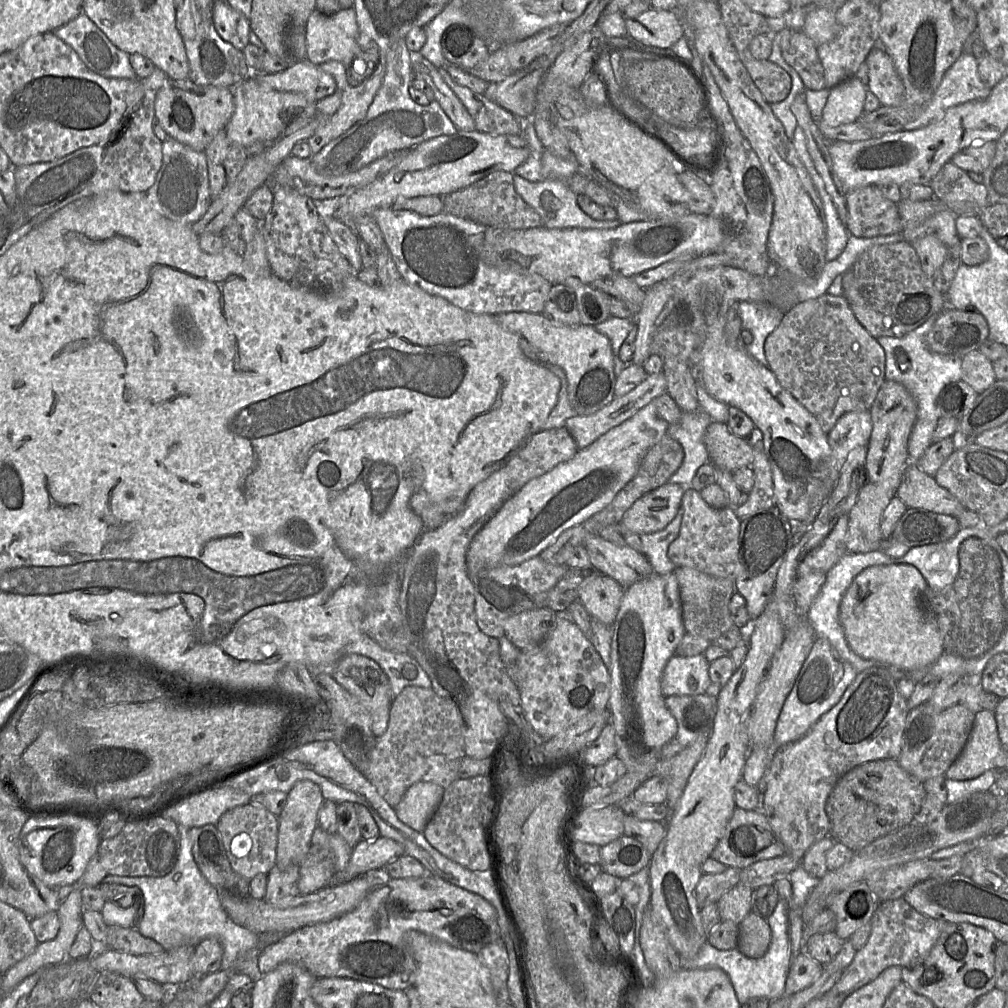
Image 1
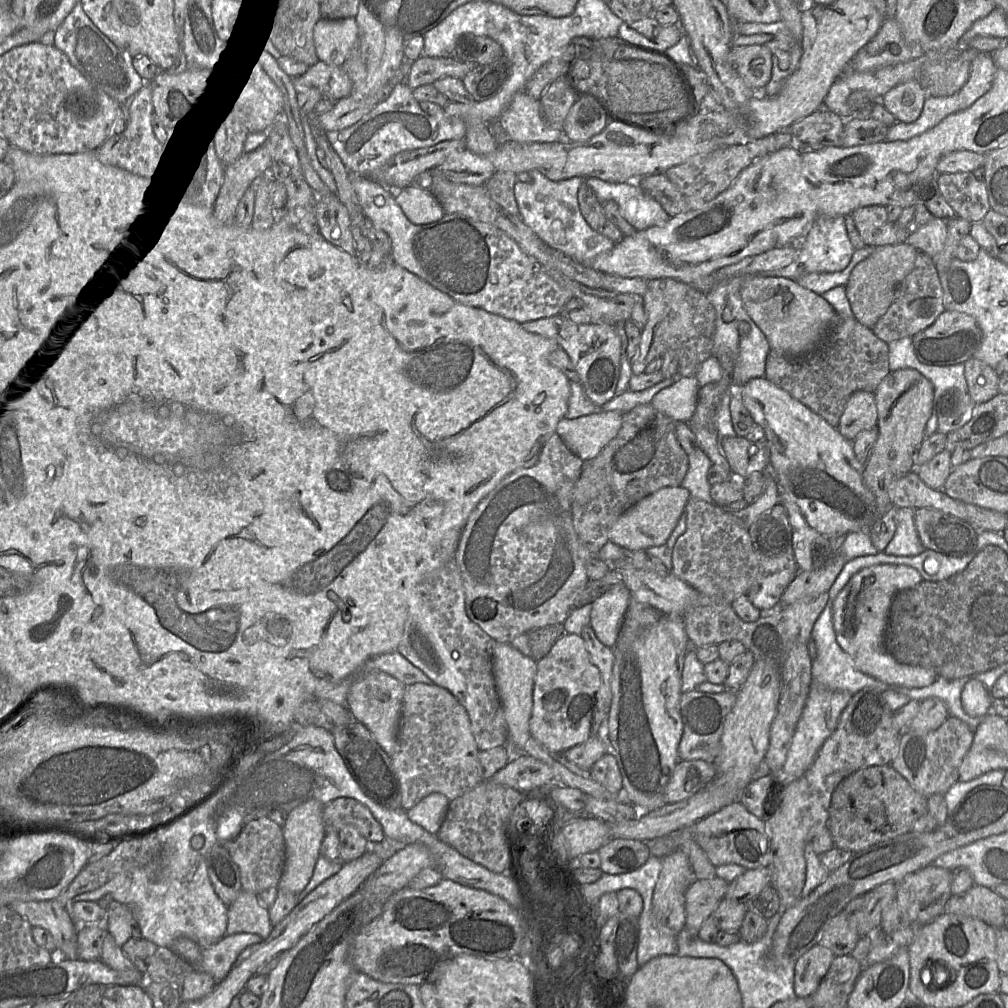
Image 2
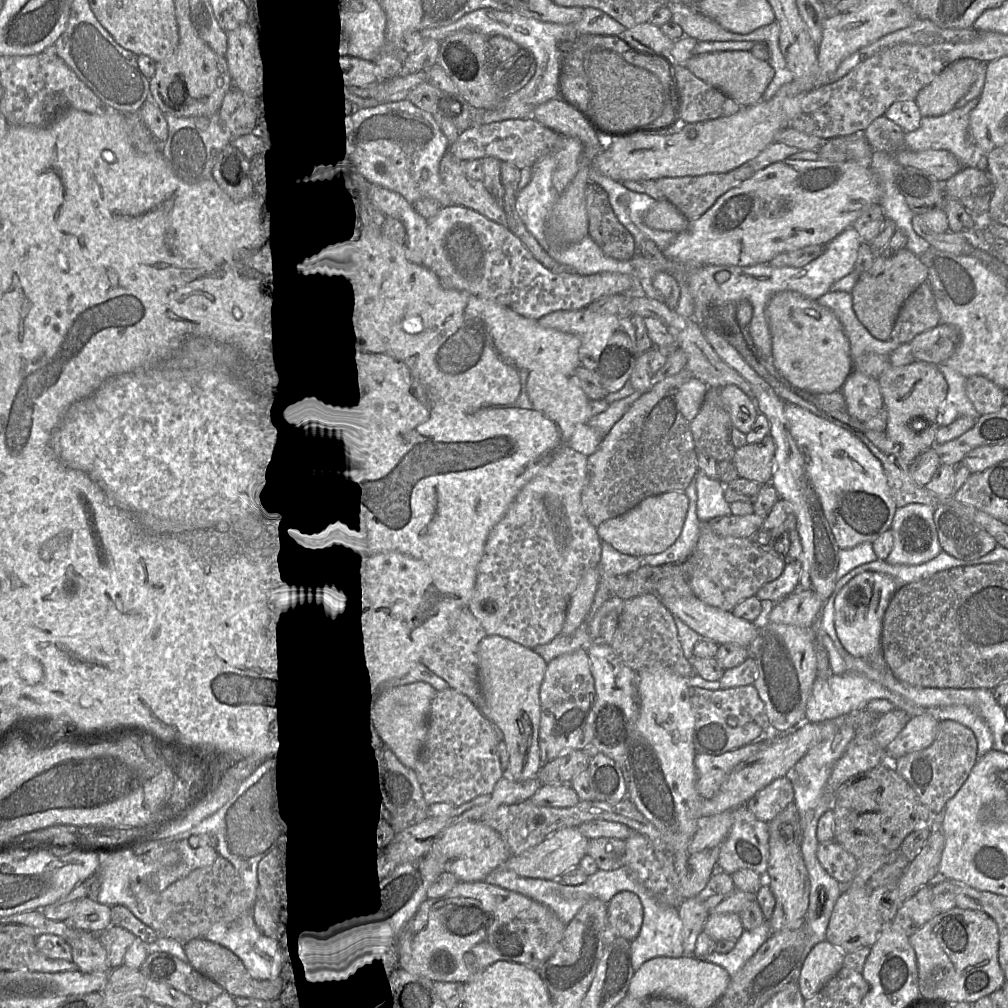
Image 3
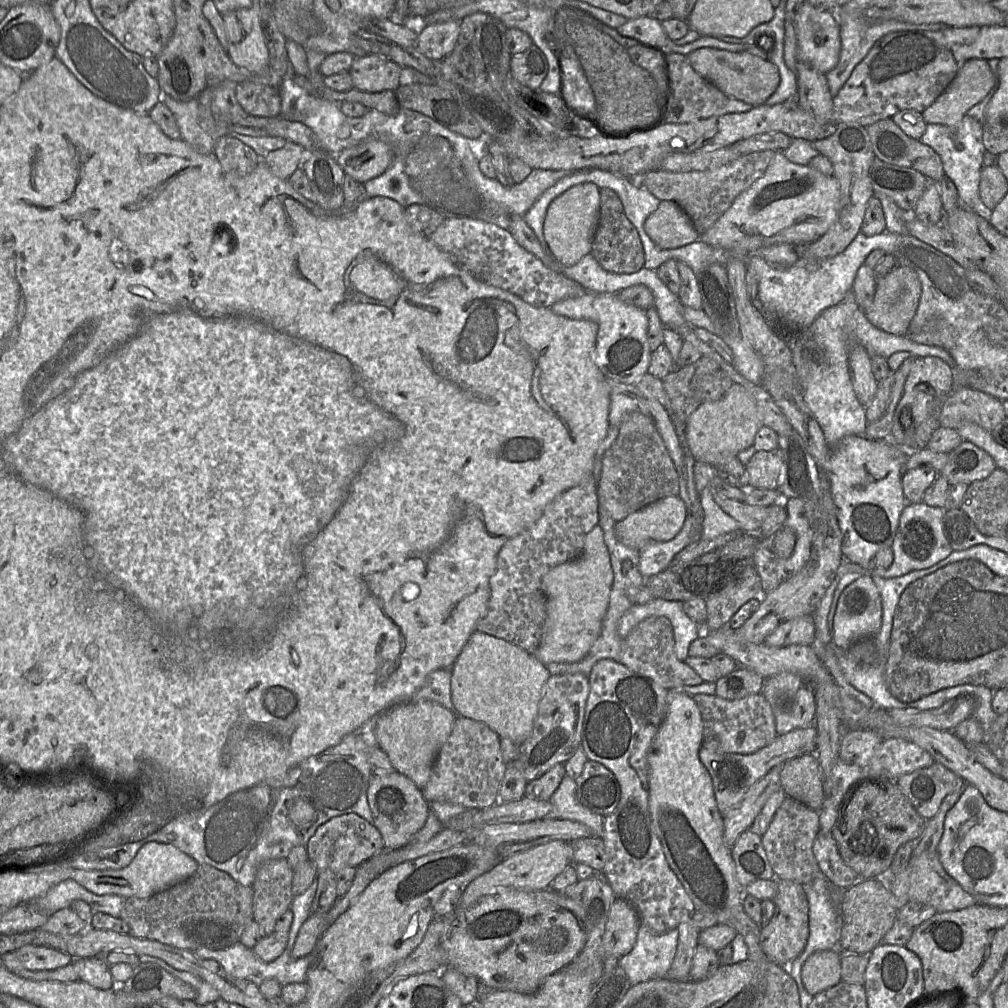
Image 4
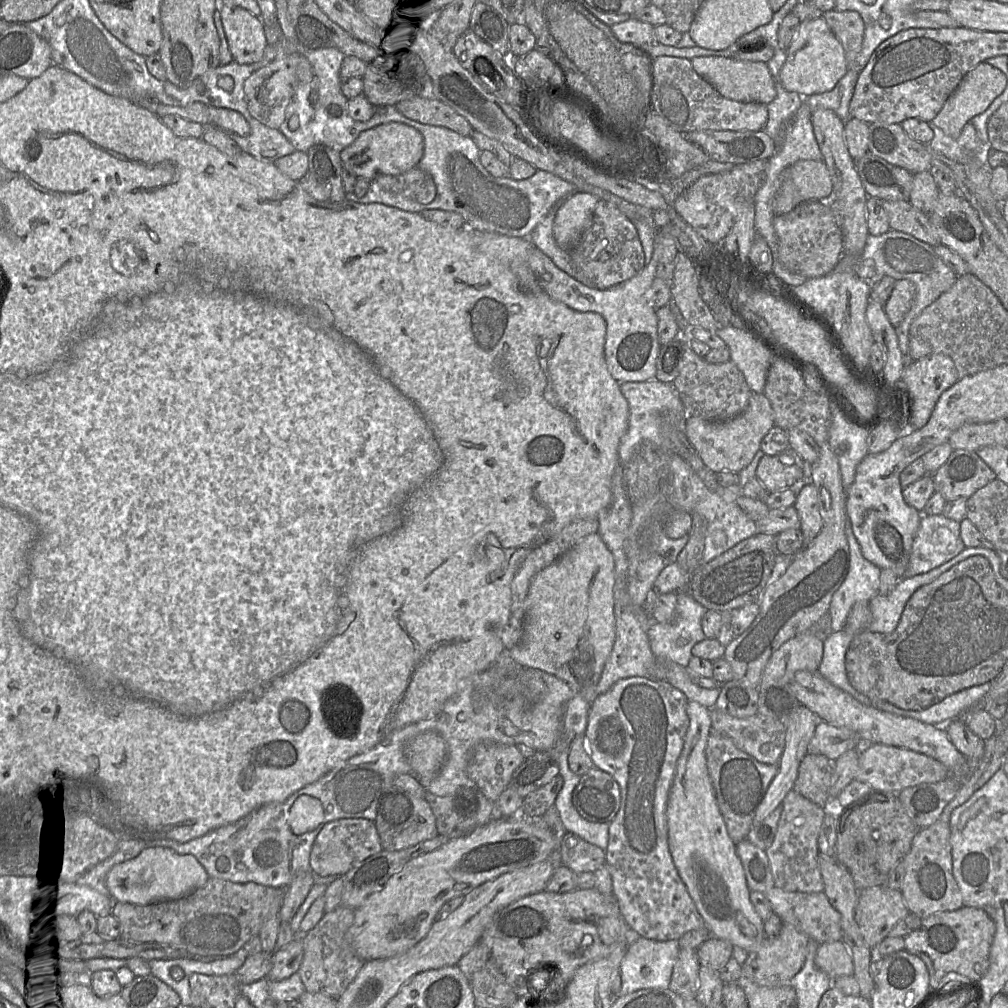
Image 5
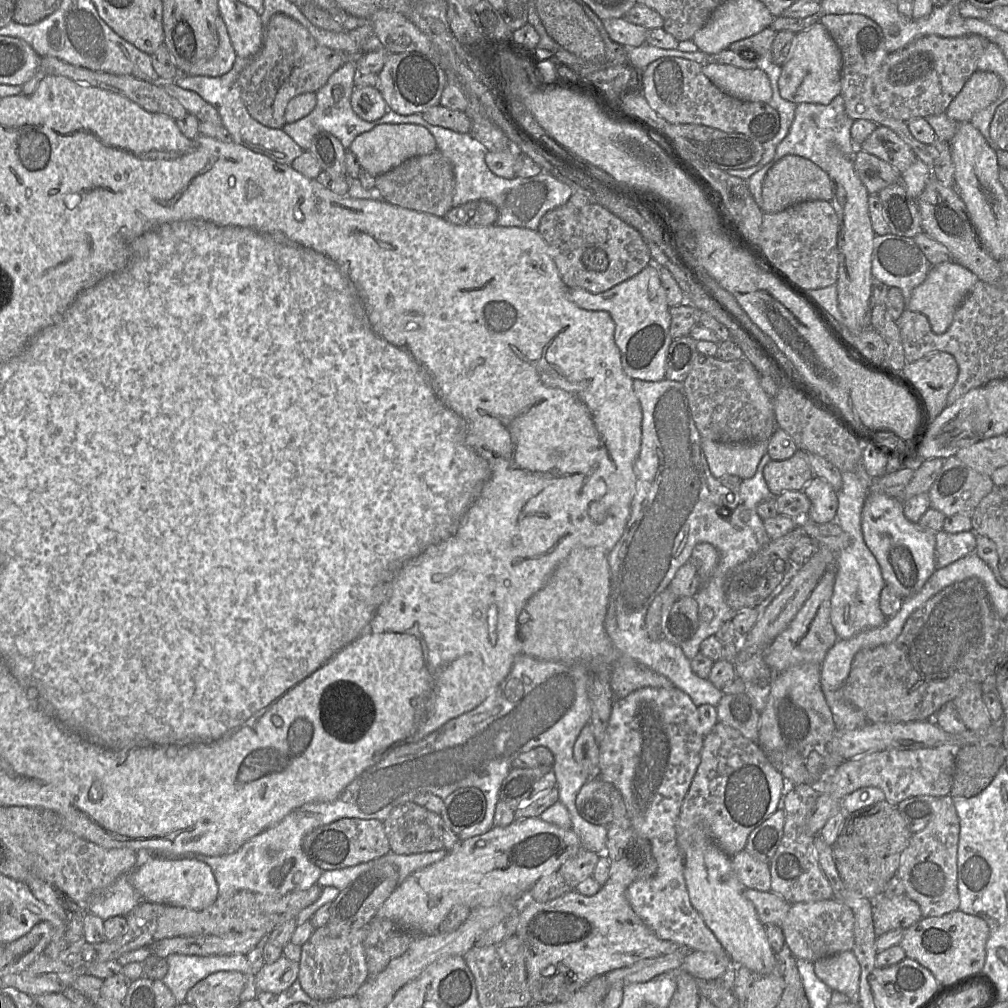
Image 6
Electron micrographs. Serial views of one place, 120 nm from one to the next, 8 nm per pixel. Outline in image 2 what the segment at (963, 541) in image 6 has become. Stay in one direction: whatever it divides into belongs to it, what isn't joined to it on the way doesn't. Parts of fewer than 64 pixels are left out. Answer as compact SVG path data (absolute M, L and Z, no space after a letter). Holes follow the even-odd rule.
M900 508L895 535L884 552L893 556L917 556L926 549L915 528L914 508Z

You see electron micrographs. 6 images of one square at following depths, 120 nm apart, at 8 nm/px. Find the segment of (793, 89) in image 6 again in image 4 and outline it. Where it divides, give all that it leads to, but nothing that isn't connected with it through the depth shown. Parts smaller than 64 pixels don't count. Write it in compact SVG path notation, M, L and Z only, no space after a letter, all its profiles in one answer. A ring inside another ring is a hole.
M804 1L794 23L798 59L826 74L839 61L840 26L833 14L814 8Z

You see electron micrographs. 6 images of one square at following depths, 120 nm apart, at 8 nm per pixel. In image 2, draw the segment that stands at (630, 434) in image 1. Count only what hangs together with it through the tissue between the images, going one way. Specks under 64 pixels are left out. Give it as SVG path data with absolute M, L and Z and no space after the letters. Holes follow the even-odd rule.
M684 376L659 391L650 403L674 420L689 424L696 411L699 390L700 386L695 376Z

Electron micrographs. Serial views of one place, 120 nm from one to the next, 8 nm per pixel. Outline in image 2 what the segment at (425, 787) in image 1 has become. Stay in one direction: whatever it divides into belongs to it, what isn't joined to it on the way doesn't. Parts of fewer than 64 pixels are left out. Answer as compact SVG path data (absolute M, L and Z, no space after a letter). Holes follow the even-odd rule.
M432 793L407 810L408 818L431 834L437 834L449 809L450 801L442 793Z

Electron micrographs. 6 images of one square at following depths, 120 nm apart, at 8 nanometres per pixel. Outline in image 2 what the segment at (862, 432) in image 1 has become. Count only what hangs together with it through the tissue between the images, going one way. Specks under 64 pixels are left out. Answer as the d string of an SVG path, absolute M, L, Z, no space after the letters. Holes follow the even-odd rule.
M858 390L849 397L837 430L853 442L862 431L876 427L877 423L875 393Z

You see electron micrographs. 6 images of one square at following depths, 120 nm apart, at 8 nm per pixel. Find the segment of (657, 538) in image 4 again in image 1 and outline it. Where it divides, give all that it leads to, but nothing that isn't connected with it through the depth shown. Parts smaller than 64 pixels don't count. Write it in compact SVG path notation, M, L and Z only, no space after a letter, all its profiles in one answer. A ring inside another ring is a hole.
M666 484L636 500L625 512L621 526L639 536L663 530L676 516L687 487Z

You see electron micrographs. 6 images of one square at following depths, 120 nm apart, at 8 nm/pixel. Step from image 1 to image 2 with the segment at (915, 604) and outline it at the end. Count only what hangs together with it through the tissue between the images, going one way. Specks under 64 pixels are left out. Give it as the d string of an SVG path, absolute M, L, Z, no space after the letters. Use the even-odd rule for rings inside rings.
M875 565L856 573L837 595L833 604L833 627L840 647L863 673L890 686L922 688L932 684L937 674L930 668L911 666L897 662L884 648L888 613L893 596L904 589L917 586L923 581L919 572L906 565Z

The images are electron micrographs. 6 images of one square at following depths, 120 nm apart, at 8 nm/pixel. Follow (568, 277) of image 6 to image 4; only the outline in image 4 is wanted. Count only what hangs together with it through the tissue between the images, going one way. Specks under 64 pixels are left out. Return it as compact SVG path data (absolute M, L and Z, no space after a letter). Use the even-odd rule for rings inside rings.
M608 188L599 189L599 194L599 221L590 253L600 266L608 272L635 273L644 266L644 252L639 235L634 226L626 218L617 195Z

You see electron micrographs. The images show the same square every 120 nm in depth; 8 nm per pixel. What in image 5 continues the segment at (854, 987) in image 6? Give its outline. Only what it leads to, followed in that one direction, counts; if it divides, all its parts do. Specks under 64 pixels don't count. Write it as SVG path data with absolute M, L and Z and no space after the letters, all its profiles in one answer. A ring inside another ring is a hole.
M842 940L819 945L814 961L817 968L831 979L854 975L852 956Z

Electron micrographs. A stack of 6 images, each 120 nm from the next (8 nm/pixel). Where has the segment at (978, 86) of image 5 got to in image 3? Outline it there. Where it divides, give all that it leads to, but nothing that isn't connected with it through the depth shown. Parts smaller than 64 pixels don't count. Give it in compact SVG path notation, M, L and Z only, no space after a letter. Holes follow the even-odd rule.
M961 58L948 65L931 83L922 88L915 100L922 117L940 116L953 110L957 101L969 91L975 81L976 69L980 62L973 58Z

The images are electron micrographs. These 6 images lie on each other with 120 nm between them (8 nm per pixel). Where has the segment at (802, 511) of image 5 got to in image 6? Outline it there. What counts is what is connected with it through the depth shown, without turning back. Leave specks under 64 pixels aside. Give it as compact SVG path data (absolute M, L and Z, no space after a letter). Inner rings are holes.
M813 477L804 487L803 492L811 501L807 518L817 524L835 521L838 498L837 492L822 478Z

